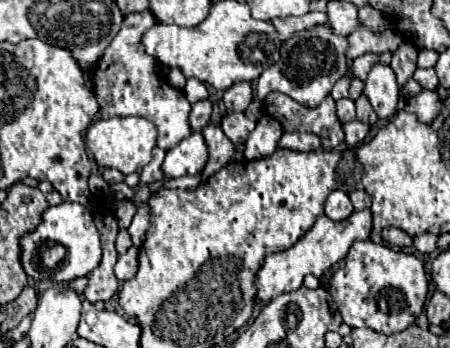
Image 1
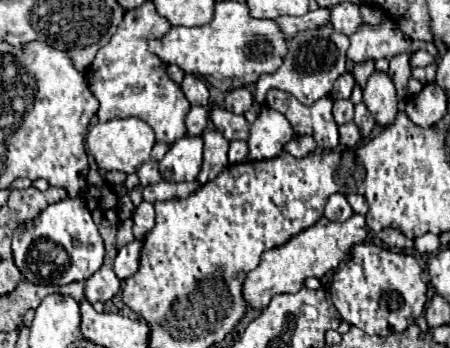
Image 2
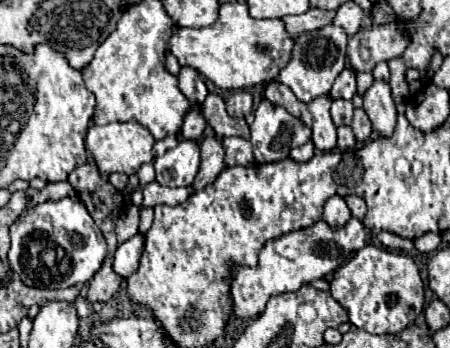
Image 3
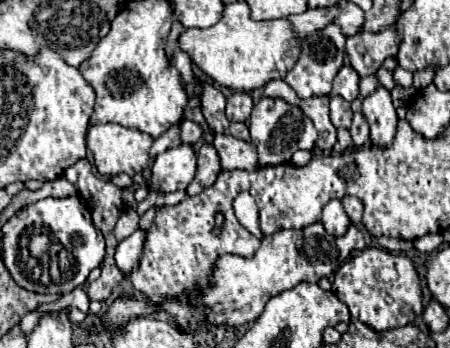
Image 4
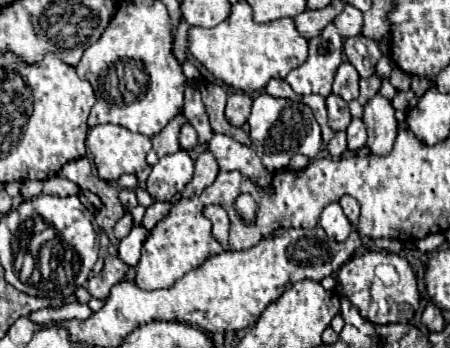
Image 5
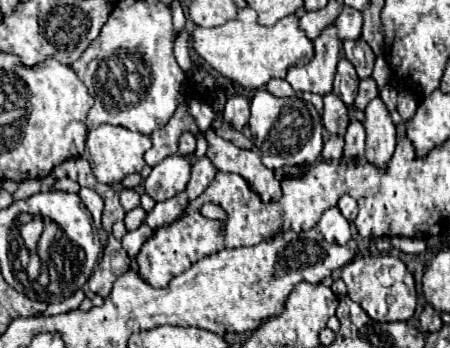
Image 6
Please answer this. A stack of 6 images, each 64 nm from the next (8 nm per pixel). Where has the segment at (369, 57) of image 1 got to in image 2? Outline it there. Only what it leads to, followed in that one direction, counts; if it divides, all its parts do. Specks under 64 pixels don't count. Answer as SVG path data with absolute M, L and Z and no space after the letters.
M368 60L368 64L356 64L354 70L352 70L352 74L354 74L354 78L356 78L360 88L366 86L368 78L372 76L372 72L374 72L374 62L372 60Z

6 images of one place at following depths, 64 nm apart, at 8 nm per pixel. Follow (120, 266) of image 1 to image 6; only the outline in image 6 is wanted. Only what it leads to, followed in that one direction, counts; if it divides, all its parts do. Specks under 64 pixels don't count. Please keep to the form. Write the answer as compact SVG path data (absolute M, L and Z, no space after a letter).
M142 224L138 230L128 232L128 234L122 238L122 246L124 246L124 250L128 252L130 258L134 258L134 256L138 254L140 246L144 244L144 240L148 240L148 236L152 236L152 232L154 232L154 230L152 230L148 224Z

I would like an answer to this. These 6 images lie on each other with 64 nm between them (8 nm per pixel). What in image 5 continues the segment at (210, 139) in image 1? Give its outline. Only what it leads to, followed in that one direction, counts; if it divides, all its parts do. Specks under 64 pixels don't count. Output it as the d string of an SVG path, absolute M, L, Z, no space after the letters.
M204 150L204 152L198 156L196 164L194 164L194 176L192 176L192 180L188 182L188 186L184 188L182 198L200 196L202 190L216 180L218 172L220 172L220 170L218 170L218 164L216 164L214 156L212 156L208 150Z

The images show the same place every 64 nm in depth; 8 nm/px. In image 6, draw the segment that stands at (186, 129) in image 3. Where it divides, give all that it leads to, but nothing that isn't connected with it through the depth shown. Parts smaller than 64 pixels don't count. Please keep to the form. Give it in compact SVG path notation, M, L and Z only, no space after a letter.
M184 132L184 134L180 136L178 154L180 154L180 156L190 156L190 154L194 154L194 150L196 150L196 138L194 138L190 132Z

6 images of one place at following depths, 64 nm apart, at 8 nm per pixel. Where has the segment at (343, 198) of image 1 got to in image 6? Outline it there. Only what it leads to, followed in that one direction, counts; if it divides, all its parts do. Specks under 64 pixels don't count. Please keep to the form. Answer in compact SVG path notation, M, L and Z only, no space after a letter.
M328 208L320 222L318 228L322 232L322 236L330 242L330 244L346 244L352 238L352 230L350 230L350 222L340 214L338 208Z

